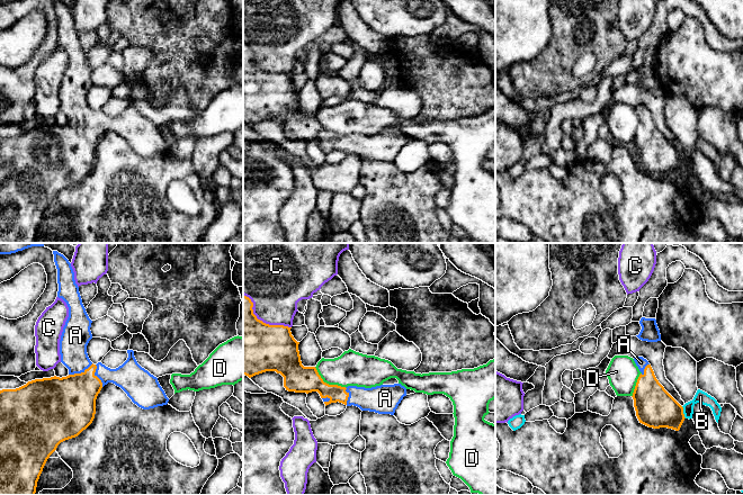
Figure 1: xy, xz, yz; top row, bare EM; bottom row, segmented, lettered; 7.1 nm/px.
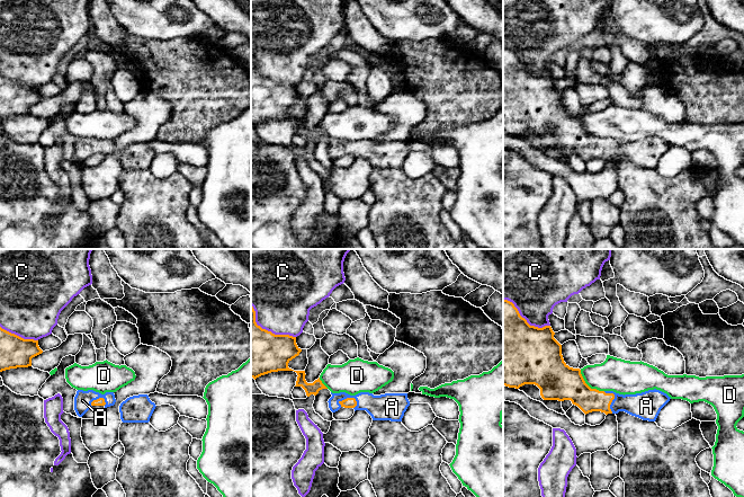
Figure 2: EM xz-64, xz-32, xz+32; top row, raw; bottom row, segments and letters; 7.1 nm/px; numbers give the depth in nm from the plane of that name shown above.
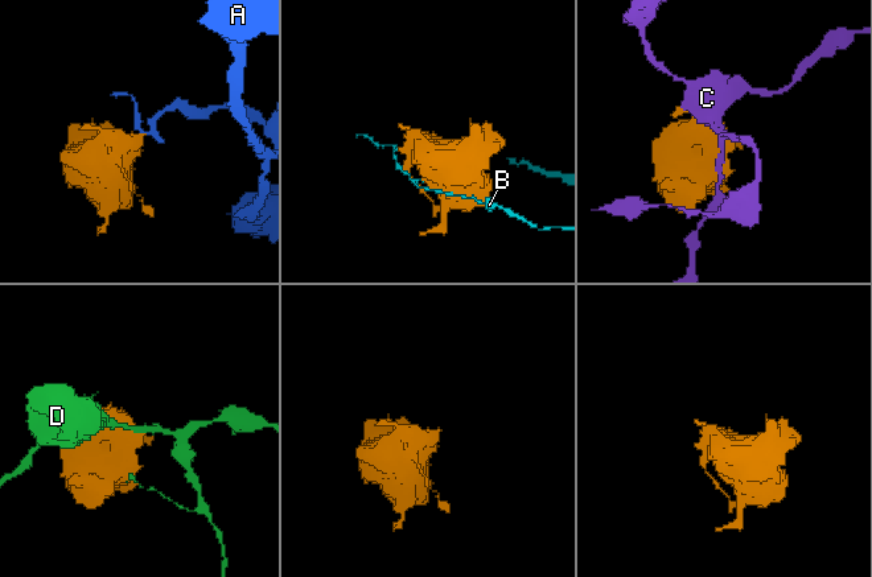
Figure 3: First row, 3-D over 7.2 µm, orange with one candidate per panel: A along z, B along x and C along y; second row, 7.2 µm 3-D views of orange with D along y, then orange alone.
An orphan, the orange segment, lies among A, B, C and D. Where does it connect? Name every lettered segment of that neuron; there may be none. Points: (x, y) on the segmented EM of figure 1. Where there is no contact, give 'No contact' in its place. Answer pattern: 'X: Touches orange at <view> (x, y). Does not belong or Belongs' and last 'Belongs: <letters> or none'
A: Touches orange at xy (81, 372). Belongs
B: Touches orange at yz (682, 412). Does not belong
C: Touches orange at xz (261, 321). Does not belong
D: Touches orange at xz (328, 384). Does not belong
Belongs: A

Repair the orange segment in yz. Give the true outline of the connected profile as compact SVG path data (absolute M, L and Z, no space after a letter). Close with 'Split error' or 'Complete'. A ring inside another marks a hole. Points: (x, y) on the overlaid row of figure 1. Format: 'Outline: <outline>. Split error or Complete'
Outline: M638 357L634 361L642 372L632 396L639 423L679 431L686 418L683 407L659 382L646 359Z. Split error

